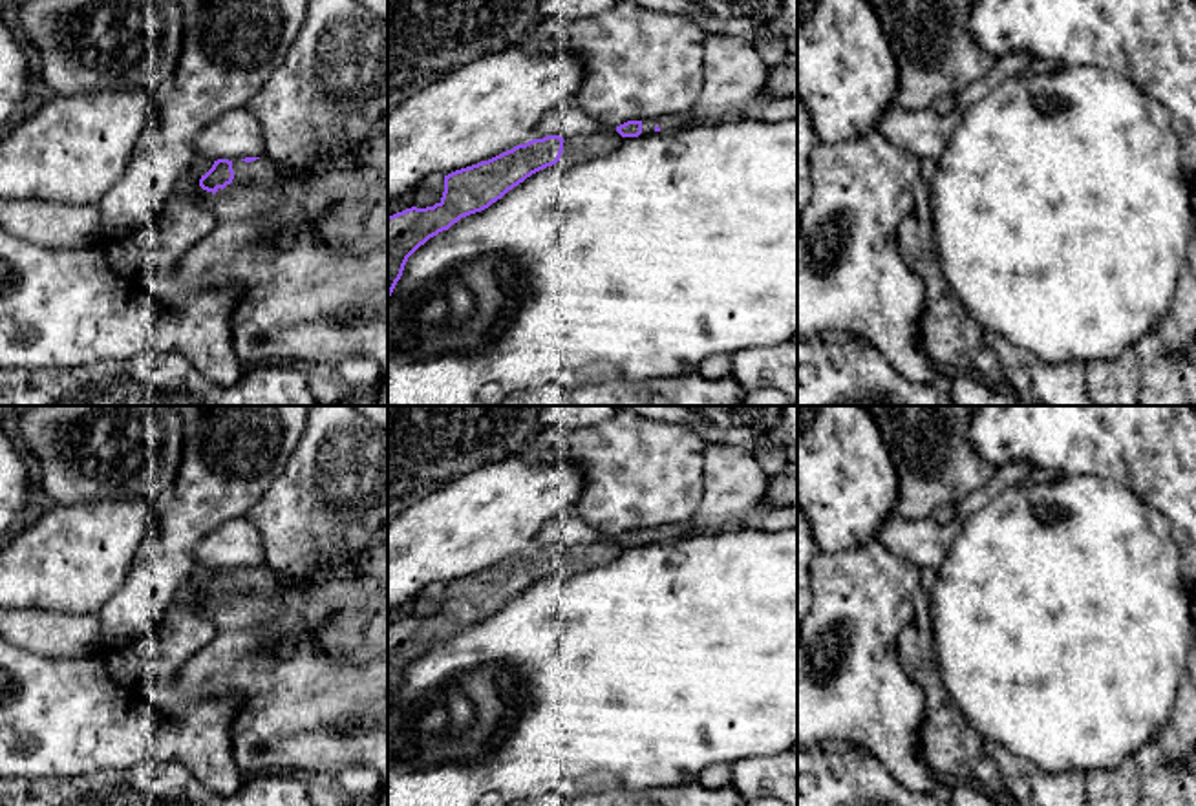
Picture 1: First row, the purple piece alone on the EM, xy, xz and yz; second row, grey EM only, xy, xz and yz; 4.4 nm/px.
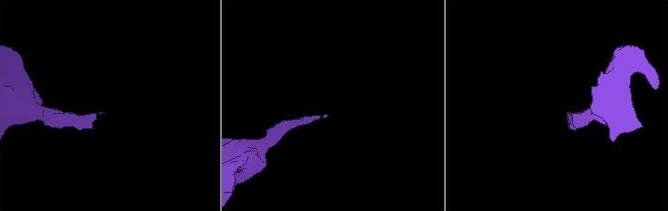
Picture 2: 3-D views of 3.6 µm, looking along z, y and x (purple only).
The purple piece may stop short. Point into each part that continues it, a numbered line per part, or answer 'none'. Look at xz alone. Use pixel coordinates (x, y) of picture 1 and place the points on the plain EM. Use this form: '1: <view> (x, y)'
1: xz (666, 532)

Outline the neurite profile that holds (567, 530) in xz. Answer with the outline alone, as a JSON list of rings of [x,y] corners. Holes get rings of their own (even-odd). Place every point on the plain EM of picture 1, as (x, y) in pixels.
[[[567,512],[554,521],[550,521],[536,537],[534,548],[543,548],[547,545],[560,546],[578,546],[591,545],[598,541],[602,536],[598,530],[589,526],[582,517],[574,512]]]

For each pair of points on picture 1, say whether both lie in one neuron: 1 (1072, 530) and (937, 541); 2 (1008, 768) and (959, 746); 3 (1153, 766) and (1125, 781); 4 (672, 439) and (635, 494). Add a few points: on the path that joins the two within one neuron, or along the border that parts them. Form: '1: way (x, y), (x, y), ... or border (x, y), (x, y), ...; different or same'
1: border (981, 507), (964, 521), (946, 558), (935, 569); different
2: border (984, 741), (984, 752), (997, 766), (1006, 786); different
3: border (1132, 757), (1142, 786); different
4: way (672, 452), (644, 481); same

